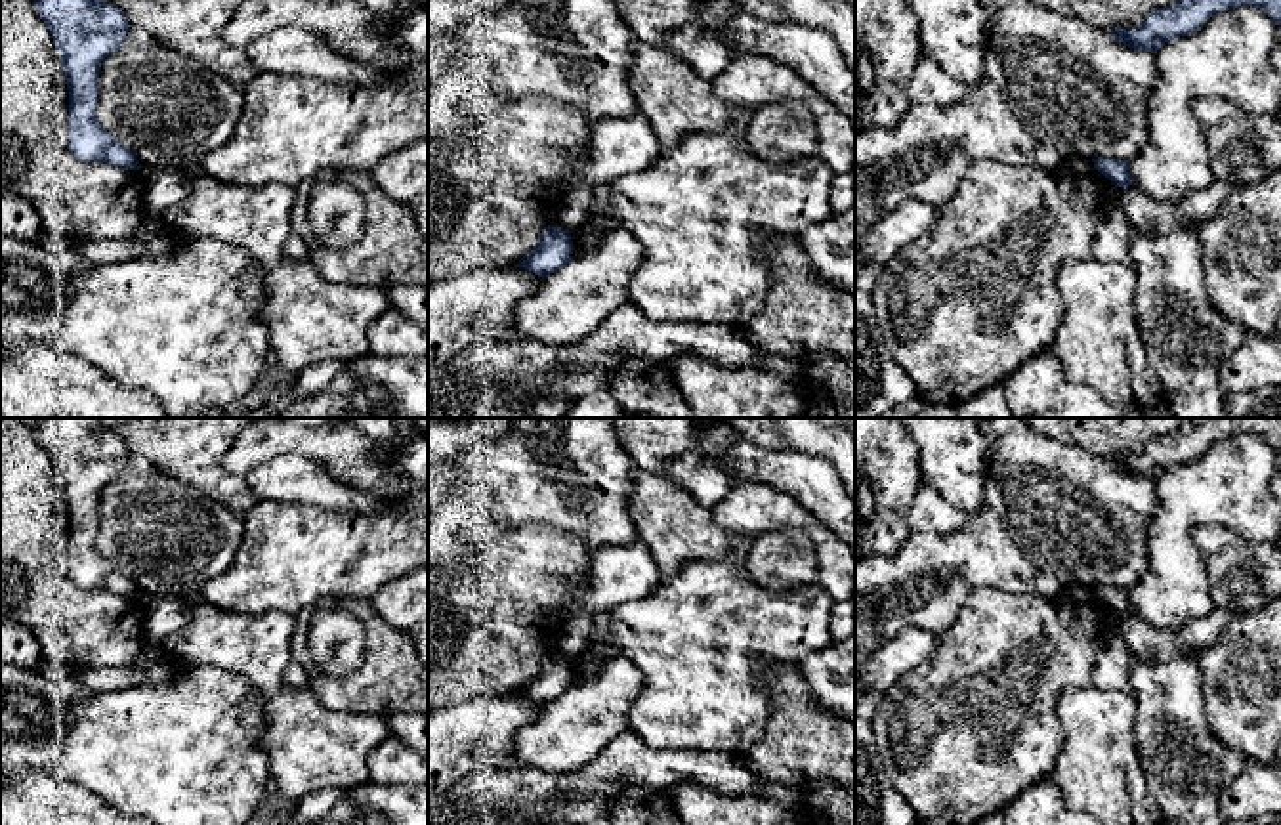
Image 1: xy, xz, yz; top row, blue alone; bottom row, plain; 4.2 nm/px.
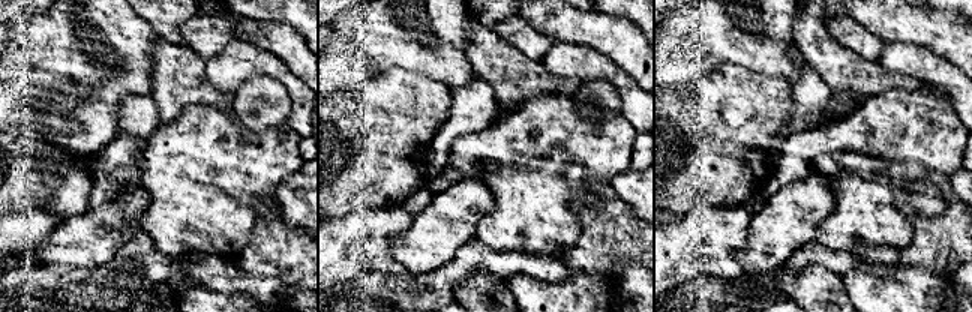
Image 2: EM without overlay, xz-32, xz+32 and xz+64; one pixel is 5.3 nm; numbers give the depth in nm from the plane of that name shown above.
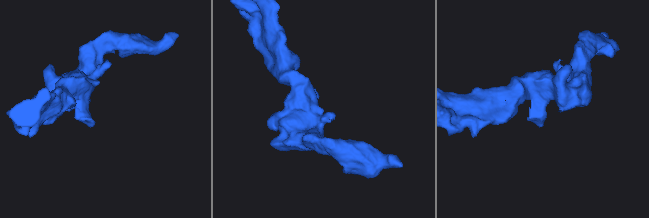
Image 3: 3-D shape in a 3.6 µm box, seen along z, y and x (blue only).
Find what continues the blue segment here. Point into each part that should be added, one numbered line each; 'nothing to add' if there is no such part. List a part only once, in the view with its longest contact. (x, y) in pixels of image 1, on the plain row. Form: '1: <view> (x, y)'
nothing to add

